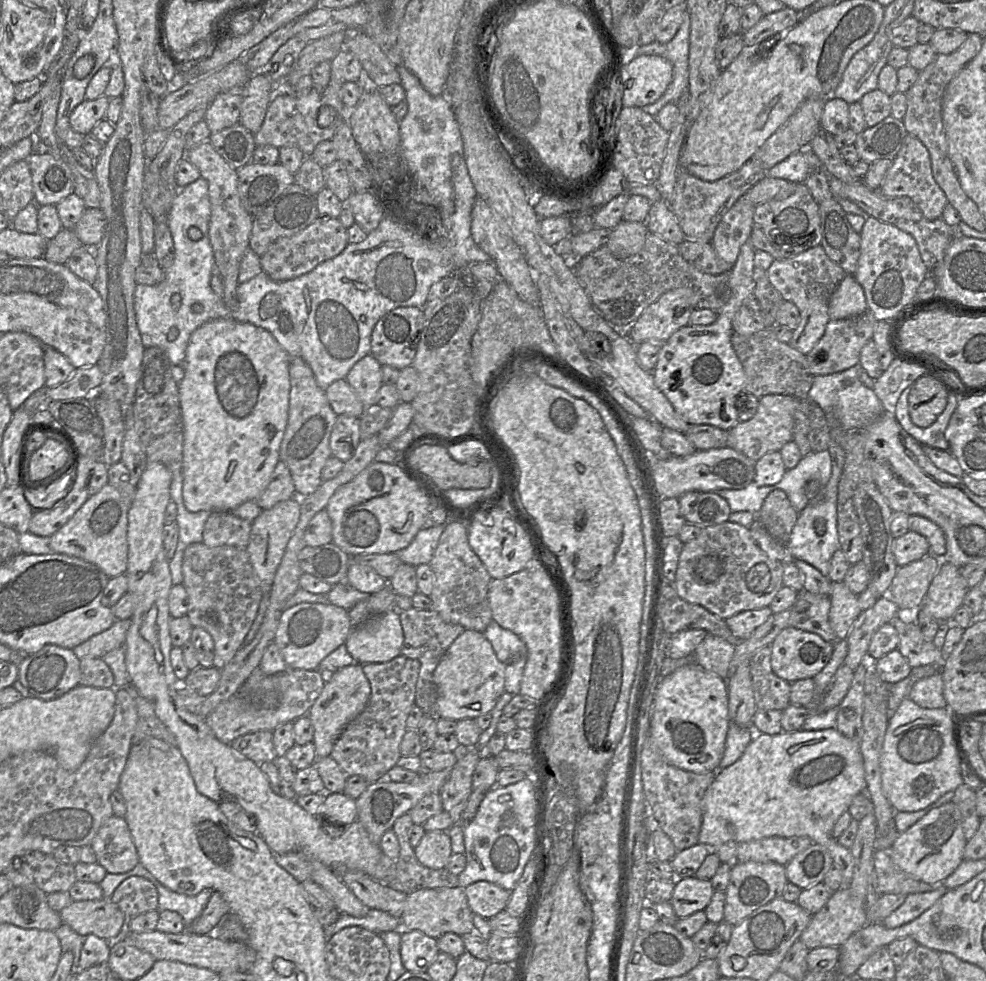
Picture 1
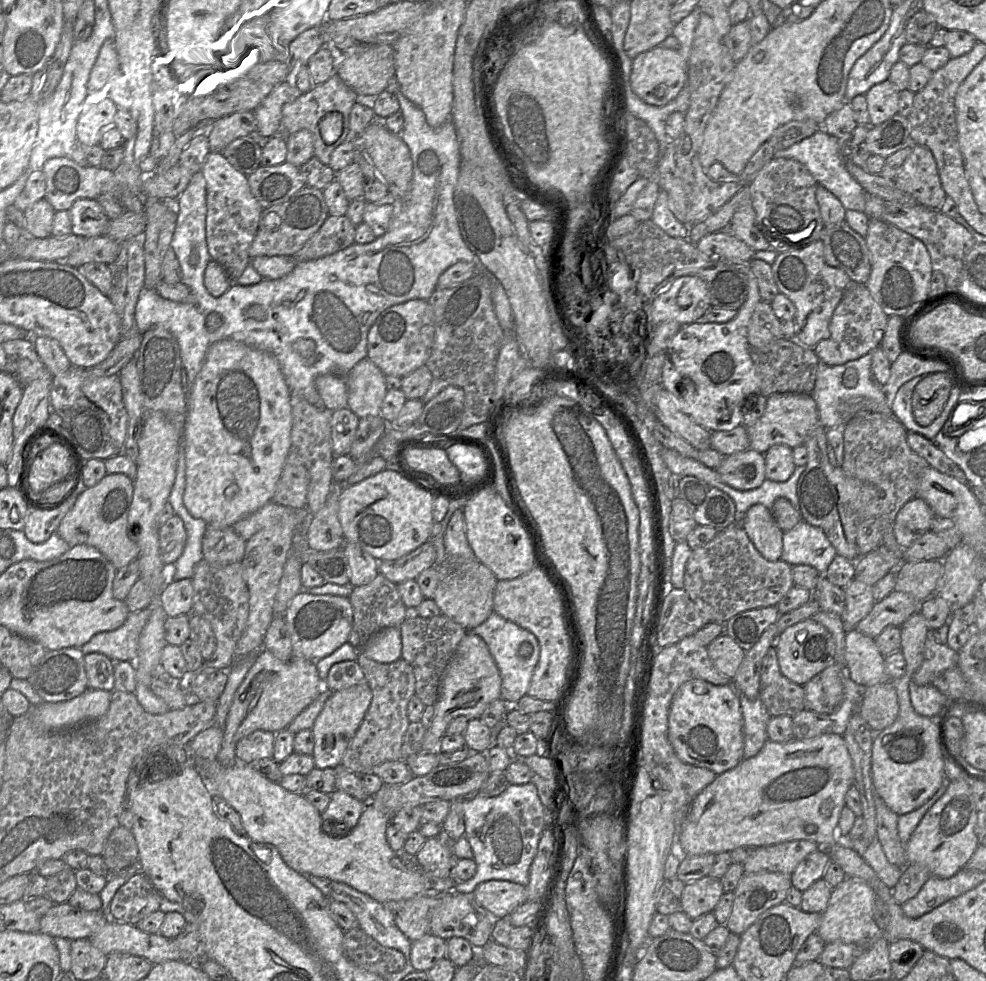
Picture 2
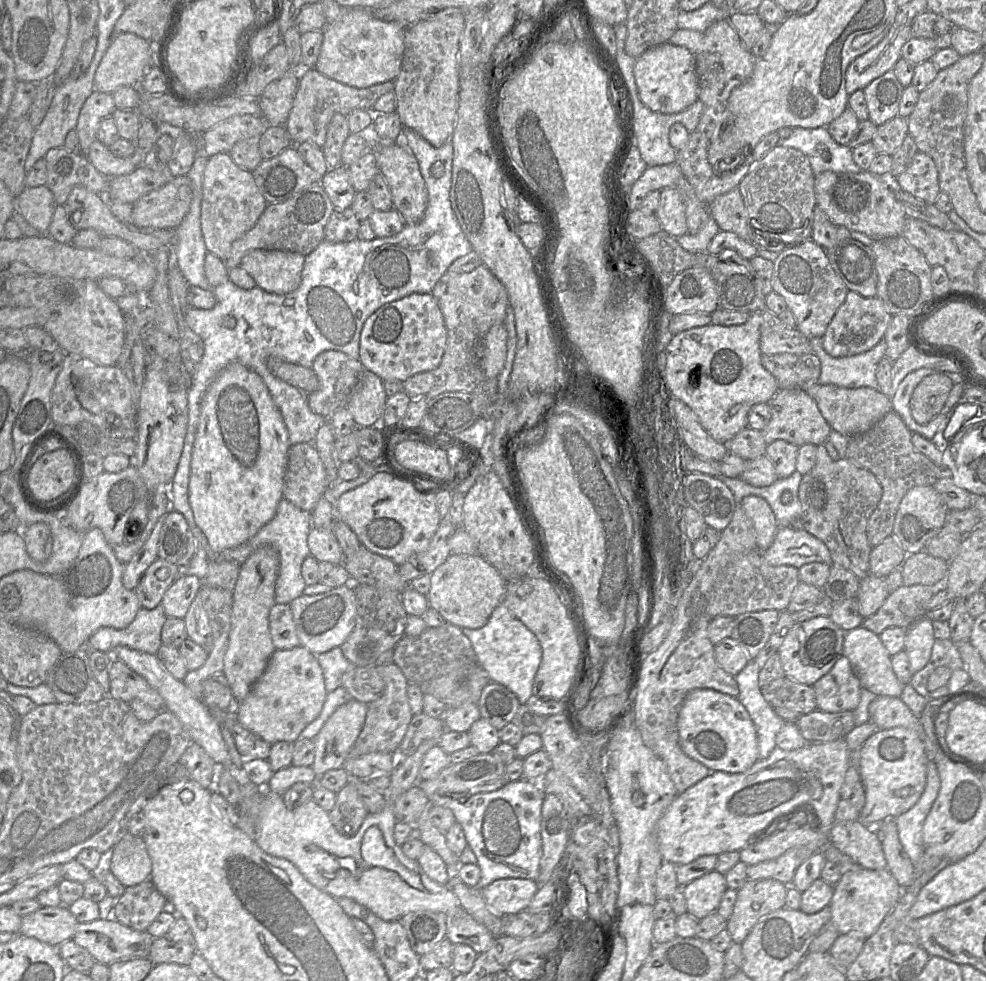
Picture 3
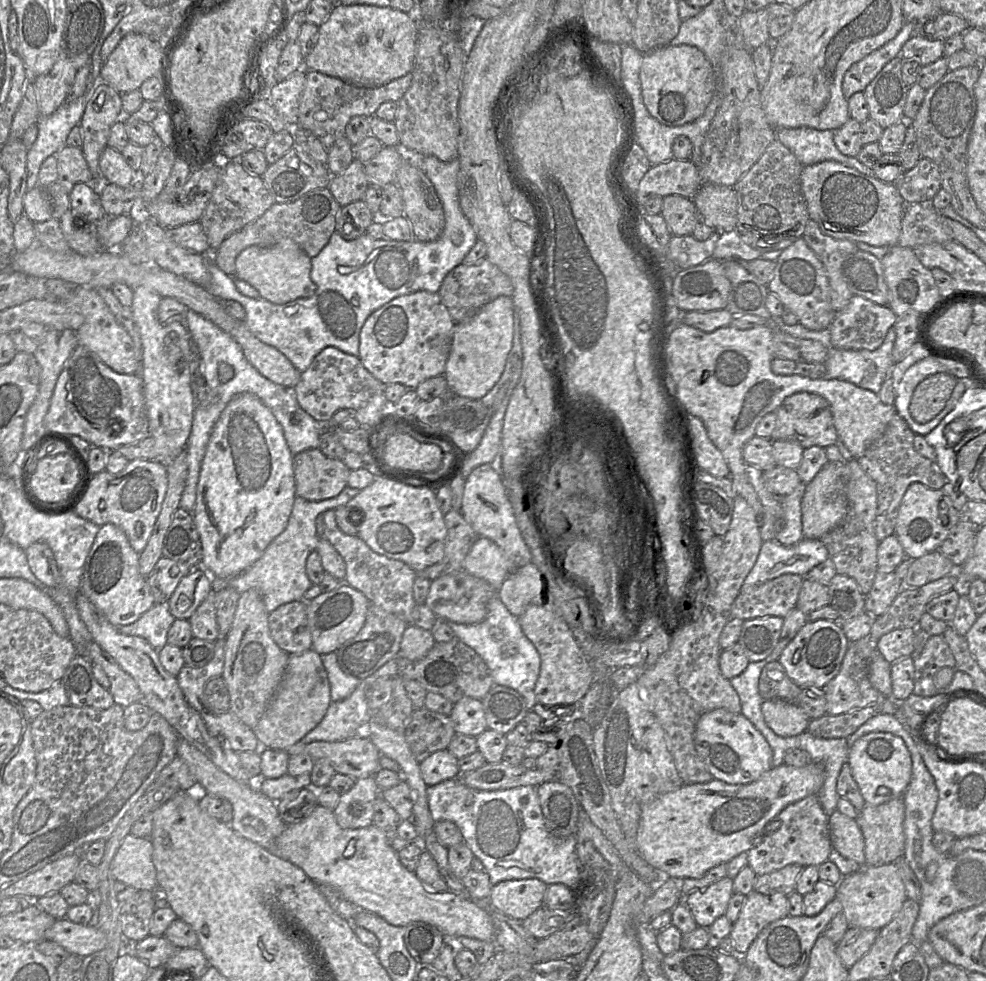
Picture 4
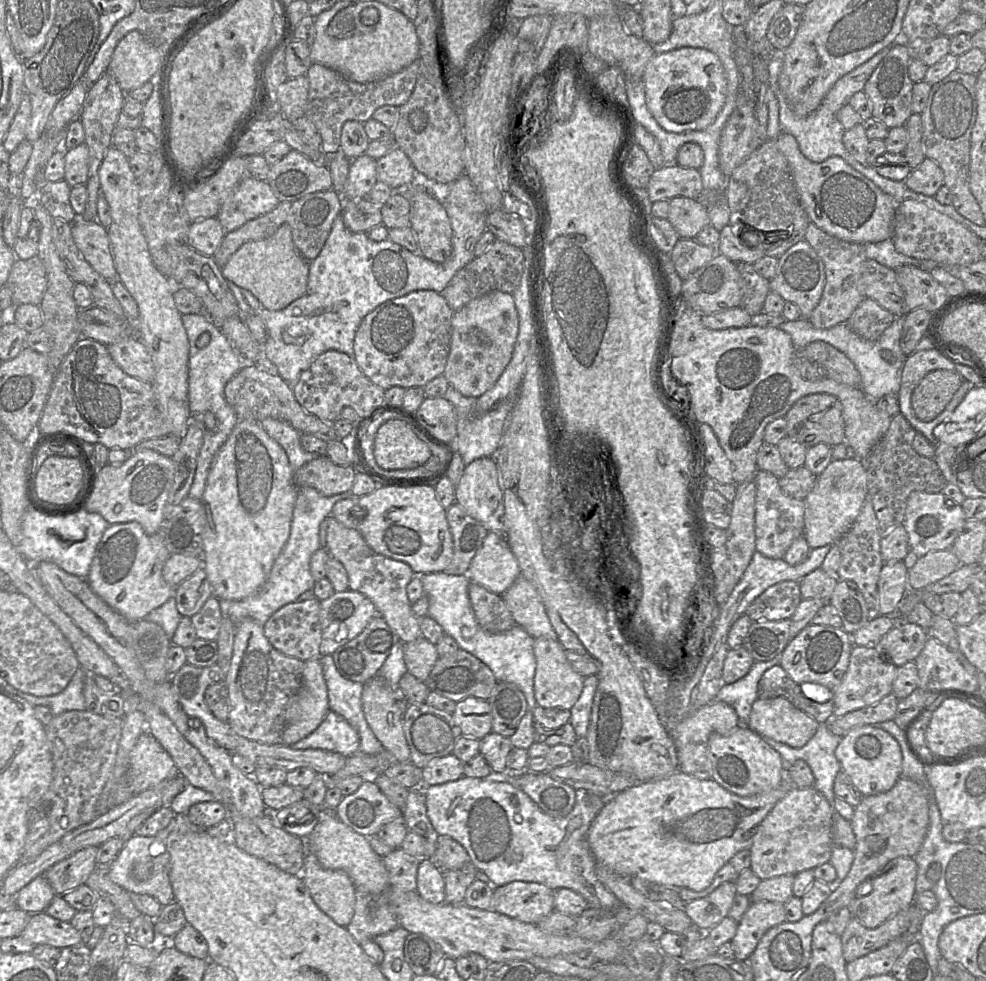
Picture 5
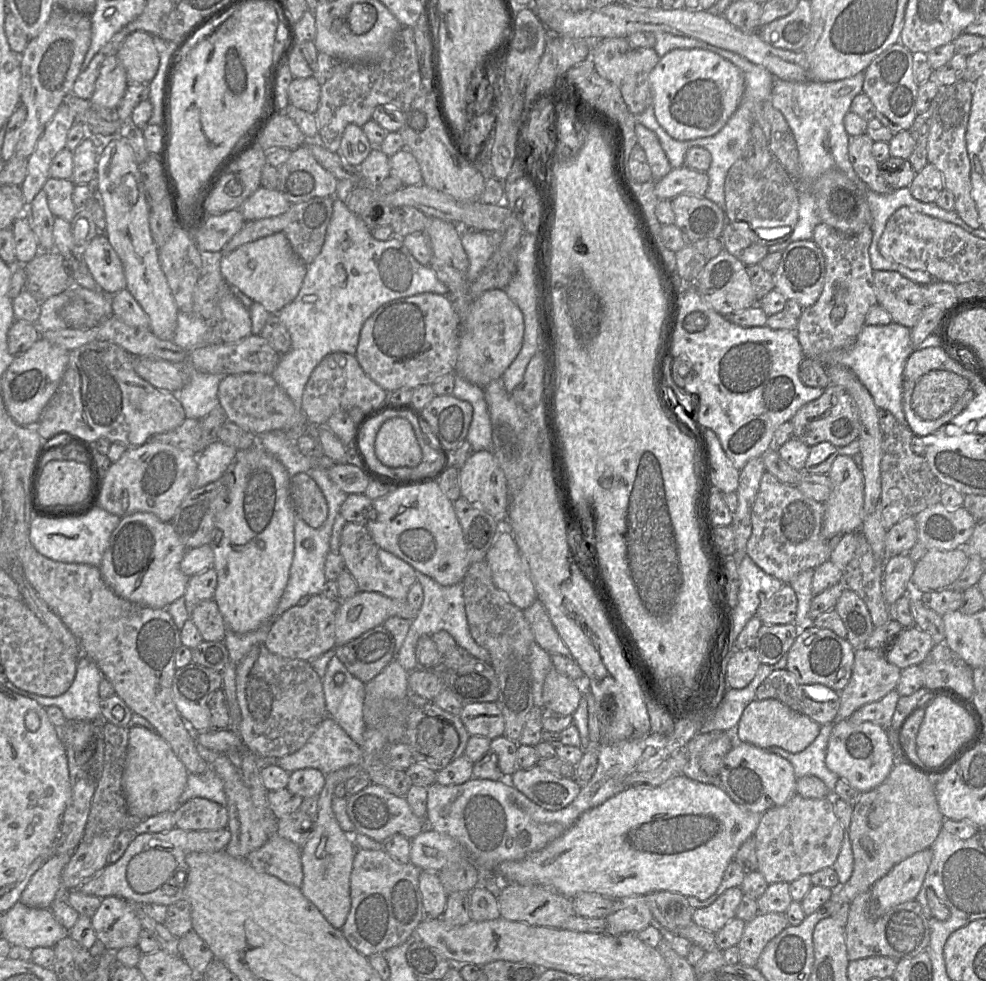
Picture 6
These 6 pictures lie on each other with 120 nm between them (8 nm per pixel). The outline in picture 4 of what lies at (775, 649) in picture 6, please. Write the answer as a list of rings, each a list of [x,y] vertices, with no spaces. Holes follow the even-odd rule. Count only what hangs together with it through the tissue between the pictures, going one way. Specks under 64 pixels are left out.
[[[777,616],[760,617],[745,620],[737,643],[743,648],[749,662],[764,660],[779,641],[784,618]]]

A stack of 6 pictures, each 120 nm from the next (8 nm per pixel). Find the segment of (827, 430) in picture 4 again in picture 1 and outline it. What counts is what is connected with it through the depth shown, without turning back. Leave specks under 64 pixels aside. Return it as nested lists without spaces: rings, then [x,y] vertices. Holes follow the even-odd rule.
[[[767,394],[759,398],[755,415],[747,421],[739,421],[728,430],[727,447],[733,448],[753,461],[771,451],[779,451],[793,439],[794,414],[801,400],[781,394]]]

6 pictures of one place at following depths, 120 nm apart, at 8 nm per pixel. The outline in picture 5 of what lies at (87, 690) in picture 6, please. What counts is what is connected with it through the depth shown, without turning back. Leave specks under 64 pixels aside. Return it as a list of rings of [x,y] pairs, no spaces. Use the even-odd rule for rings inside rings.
[[[79,667],[66,688],[59,694],[52,696],[37,697],[31,694],[24,693],[6,683],[5,690],[10,694],[18,696],[34,706],[49,707],[54,716],[60,715],[67,711],[86,710],[85,699],[83,695],[84,679],[87,672]]]

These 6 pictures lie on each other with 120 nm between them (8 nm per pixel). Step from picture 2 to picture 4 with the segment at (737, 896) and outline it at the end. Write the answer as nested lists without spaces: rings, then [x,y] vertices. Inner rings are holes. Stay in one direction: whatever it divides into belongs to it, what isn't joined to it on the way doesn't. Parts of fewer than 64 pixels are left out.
[[[779,892],[749,893],[729,935],[734,954],[742,957],[762,929],[786,915],[788,896]]]

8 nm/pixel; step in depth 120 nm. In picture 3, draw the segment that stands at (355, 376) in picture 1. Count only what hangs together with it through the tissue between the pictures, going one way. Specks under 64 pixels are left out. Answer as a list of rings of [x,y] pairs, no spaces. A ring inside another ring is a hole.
[[[364,370],[346,408],[357,427],[369,428],[383,416],[386,400],[387,395],[382,379],[374,373]]]

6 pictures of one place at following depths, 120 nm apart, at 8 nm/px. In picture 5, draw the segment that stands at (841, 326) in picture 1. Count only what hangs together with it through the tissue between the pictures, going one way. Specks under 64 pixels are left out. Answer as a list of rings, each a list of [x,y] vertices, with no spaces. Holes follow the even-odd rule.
[[[864,298],[847,320],[847,326],[859,337],[876,341],[896,317],[870,298]]]

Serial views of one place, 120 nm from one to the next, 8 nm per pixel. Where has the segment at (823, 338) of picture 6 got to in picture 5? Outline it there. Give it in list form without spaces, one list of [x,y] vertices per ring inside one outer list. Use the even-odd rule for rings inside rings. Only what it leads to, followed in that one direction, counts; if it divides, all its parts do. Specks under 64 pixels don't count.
[[[809,222],[803,239],[814,249],[824,264],[825,285],[821,299],[808,318],[817,329],[829,329],[846,323],[864,297],[858,290],[861,267],[867,260],[864,245],[842,241]]]

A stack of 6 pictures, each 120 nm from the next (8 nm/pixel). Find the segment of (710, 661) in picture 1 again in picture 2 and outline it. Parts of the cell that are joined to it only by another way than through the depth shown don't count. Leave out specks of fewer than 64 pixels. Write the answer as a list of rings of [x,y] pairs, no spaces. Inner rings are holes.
[[[725,633],[711,641],[706,649],[715,667],[723,675],[733,679],[744,658],[745,651]]]

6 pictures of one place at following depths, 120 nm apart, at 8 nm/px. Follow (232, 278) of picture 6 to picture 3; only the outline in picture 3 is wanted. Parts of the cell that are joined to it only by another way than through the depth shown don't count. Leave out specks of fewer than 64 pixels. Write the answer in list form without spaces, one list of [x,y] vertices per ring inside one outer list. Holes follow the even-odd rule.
[[[255,249],[245,254],[239,266],[265,292],[284,295],[299,287],[304,261],[298,252]]]

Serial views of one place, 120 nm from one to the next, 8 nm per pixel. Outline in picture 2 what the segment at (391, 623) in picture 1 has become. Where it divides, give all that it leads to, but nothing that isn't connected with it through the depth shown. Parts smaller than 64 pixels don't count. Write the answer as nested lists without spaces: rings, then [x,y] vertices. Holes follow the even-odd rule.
[[[389,627],[377,632],[359,650],[361,654],[379,663],[397,661],[402,651],[400,627]]]

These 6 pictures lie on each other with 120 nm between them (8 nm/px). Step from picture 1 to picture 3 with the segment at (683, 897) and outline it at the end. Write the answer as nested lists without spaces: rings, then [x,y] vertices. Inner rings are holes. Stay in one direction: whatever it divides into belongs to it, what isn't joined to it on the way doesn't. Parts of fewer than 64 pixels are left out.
[[[712,871],[683,887],[687,913],[698,920],[711,913],[717,913],[728,885],[725,876]]]

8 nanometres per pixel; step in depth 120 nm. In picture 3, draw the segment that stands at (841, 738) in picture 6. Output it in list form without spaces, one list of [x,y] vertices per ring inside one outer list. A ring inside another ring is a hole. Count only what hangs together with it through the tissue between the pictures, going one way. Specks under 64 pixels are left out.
[[[903,727],[880,730],[864,742],[859,753],[858,772],[865,792],[859,823],[873,827],[885,818],[896,818],[917,803],[926,785],[928,759],[924,742],[916,731]]]

